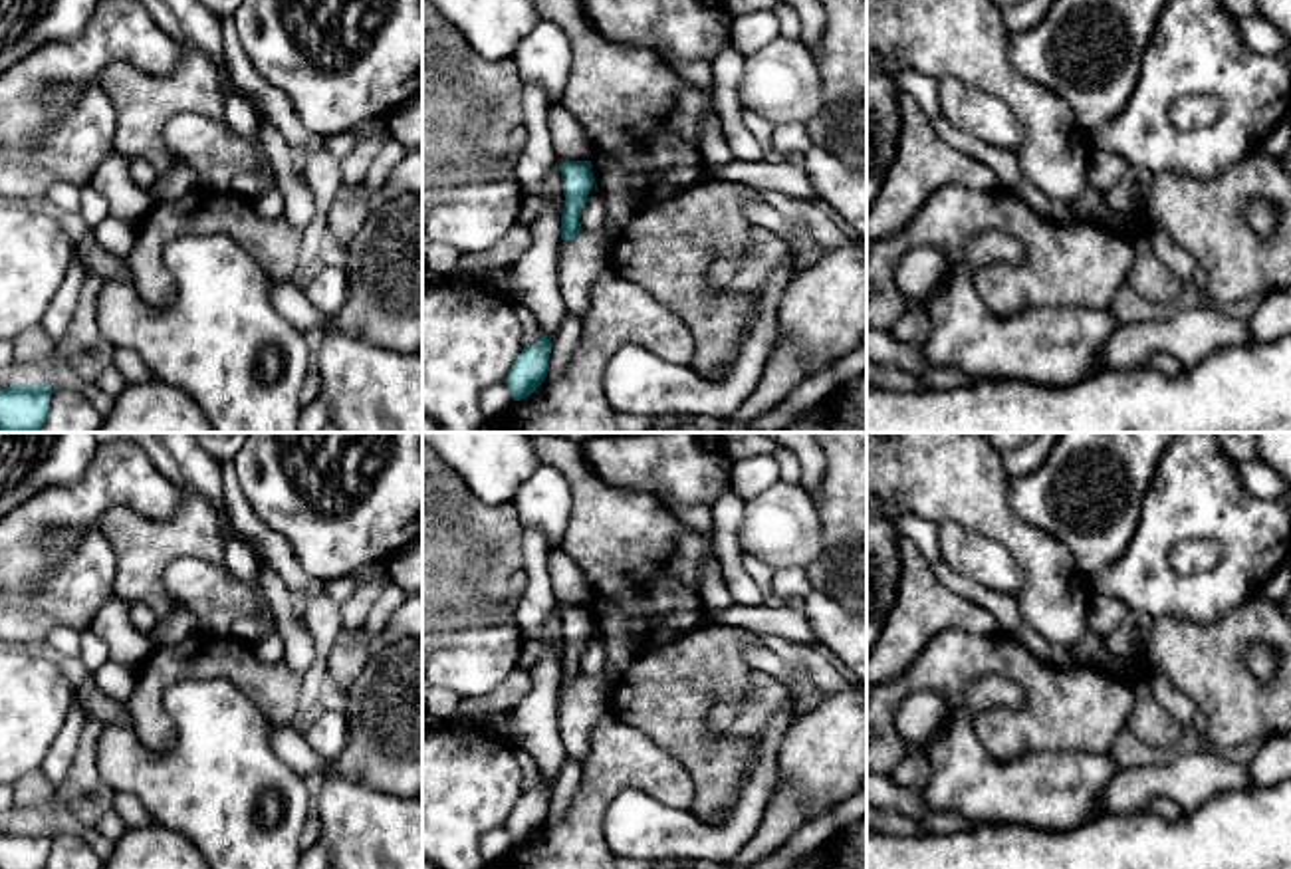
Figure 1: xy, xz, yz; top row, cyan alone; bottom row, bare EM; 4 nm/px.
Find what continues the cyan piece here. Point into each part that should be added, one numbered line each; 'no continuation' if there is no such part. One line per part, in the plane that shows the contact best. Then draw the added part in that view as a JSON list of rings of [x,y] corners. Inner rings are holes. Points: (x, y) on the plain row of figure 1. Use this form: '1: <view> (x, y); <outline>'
no continuation

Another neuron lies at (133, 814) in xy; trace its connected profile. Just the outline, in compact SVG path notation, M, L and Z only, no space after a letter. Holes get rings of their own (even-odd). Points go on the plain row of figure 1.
M115 794L113 809L127 829L147 827L151 823L151 815L145 806L131 794Z

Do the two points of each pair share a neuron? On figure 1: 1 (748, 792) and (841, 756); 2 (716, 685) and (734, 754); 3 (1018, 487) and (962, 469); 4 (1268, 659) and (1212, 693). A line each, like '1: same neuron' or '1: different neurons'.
1: different neurons
2: same neuron
3: same neuron
4: different neurons

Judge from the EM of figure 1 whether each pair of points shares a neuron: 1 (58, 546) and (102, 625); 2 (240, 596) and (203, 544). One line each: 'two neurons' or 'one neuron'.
1: two neurons
2: two neurons

